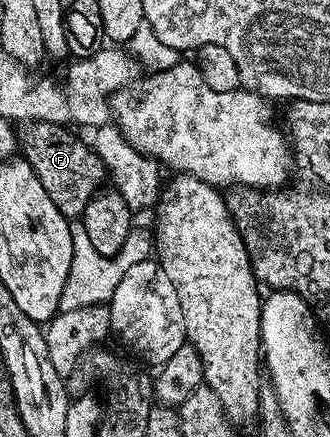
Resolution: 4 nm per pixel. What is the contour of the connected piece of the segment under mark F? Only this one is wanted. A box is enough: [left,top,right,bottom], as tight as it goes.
[16,121,107,221]

